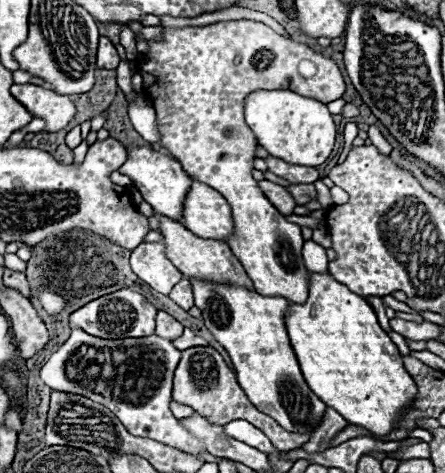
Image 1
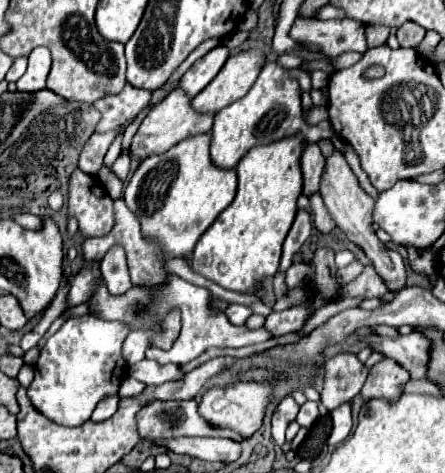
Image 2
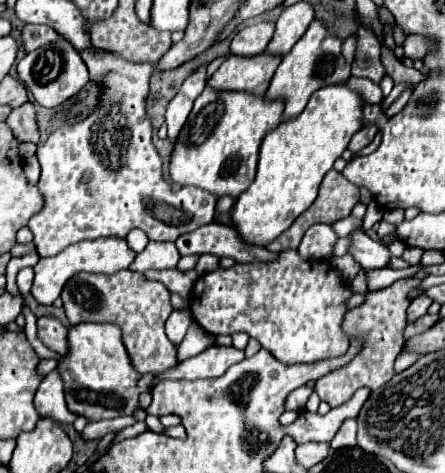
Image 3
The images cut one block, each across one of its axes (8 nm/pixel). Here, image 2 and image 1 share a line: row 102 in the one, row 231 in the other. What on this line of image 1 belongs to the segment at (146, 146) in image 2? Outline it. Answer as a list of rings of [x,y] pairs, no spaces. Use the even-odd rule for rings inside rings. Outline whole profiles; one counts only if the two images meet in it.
[[[156,214],[160,222],[158,232],[162,234],[162,242],[166,244],[166,256],[168,260],[186,276],[186,278],[202,278],[202,280],[212,280],[212,282],[230,282],[236,286],[246,286],[250,290],[254,290],[252,280],[246,276],[242,264],[234,258],[234,254],[230,252],[228,244],[222,240],[212,240],[212,238],[200,238],[196,234],[192,234],[190,230],[186,230],[180,222],[170,220],[162,214]]]

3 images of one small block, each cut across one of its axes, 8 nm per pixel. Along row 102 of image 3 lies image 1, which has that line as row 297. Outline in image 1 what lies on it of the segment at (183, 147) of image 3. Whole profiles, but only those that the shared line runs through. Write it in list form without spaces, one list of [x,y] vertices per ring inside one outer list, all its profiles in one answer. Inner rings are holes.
[[[190,278],[196,306],[202,310],[204,326],[230,354],[238,384],[248,400],[264,414],[272,416],[288,432],[312,434],[320,424],[326,404],[306,386],[298,360],[290,346],[284,312],[288,300],[280,296],[262,296],[244,286],[218,284]]]

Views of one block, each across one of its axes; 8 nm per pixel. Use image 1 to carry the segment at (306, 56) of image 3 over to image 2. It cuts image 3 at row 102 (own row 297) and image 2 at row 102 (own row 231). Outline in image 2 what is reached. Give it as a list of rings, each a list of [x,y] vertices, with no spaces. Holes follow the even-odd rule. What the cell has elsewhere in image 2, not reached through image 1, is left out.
[[[268,62],[254,86],[248,90],[248,94],[232,106],[226,106],[214,116],[214,126],[210,130],[210,158],[214,166],[218,168],[234,168],[240,158],[254,146],[260,144],[272,144],[276,140],[282,140],[286,136],[298,136],[302,134],[309,142],[318,142],[320,138],[332,138],[334,128],[329,120],[322,121],[317,125],[306,126],[302,118],[302,106],[300,106],[300,88],[296,80],[292,80],[282,66],[276,62]]]

